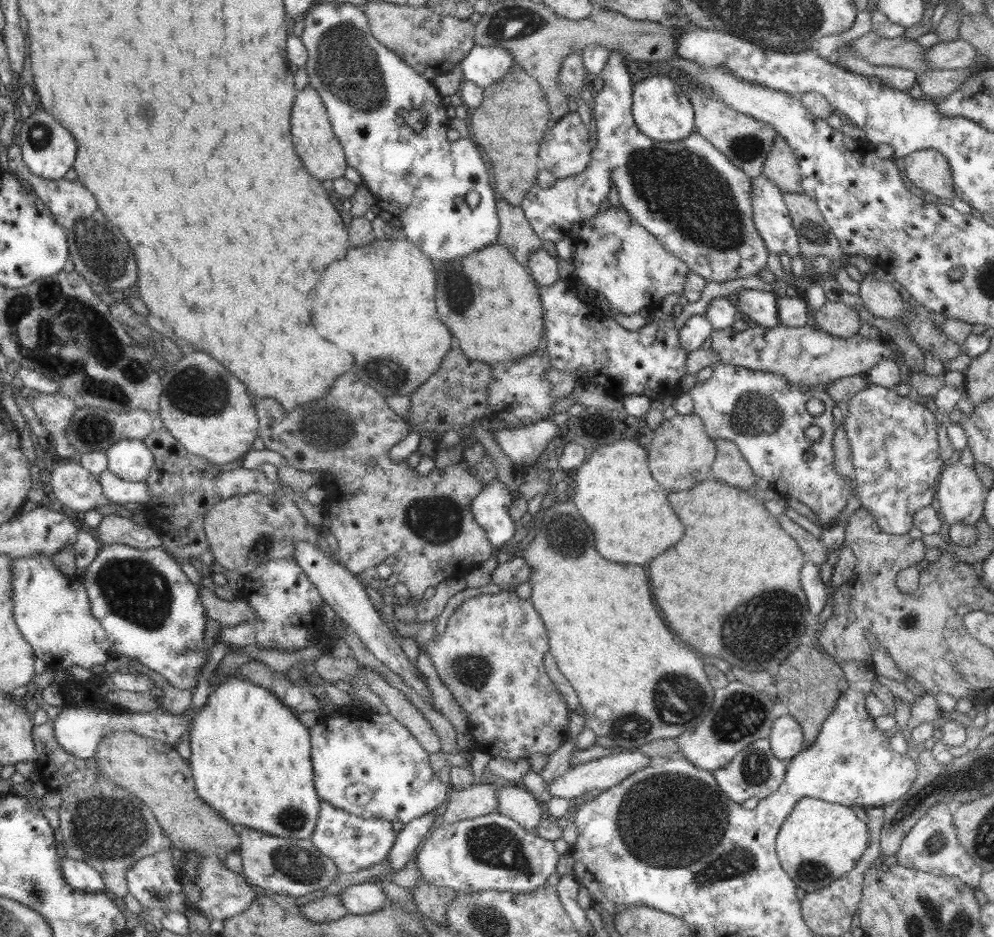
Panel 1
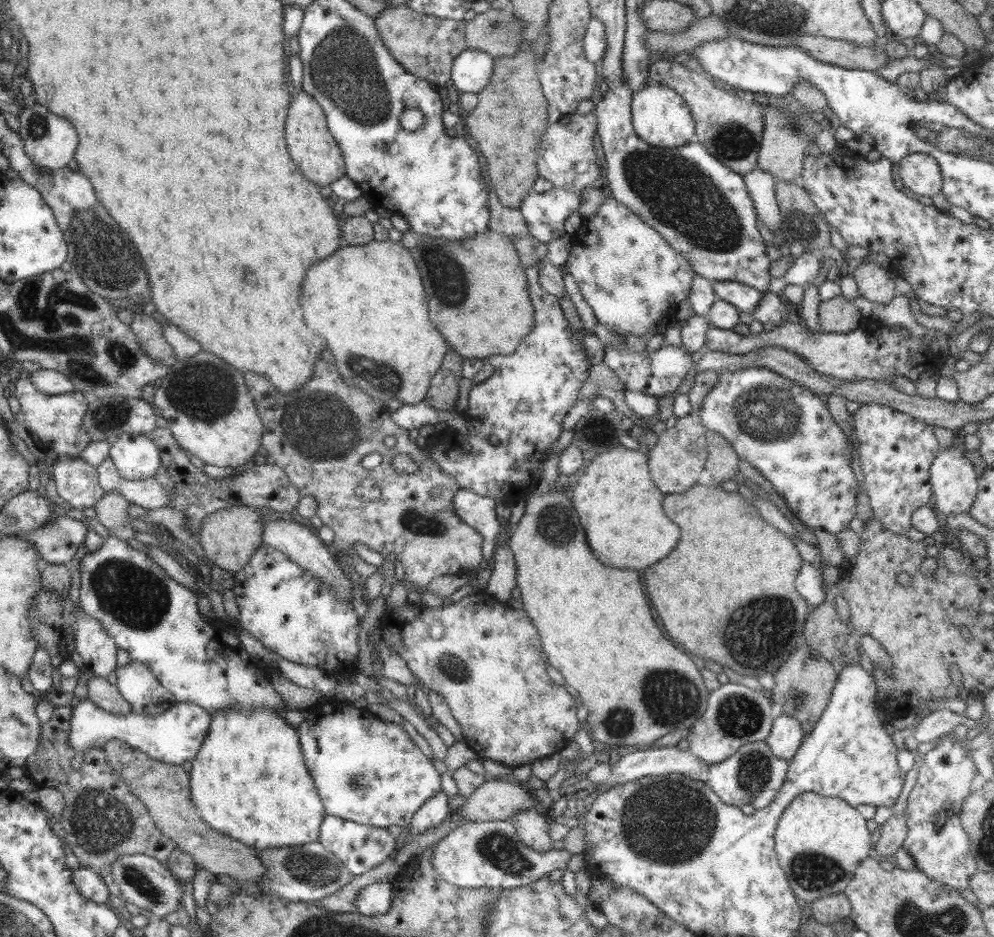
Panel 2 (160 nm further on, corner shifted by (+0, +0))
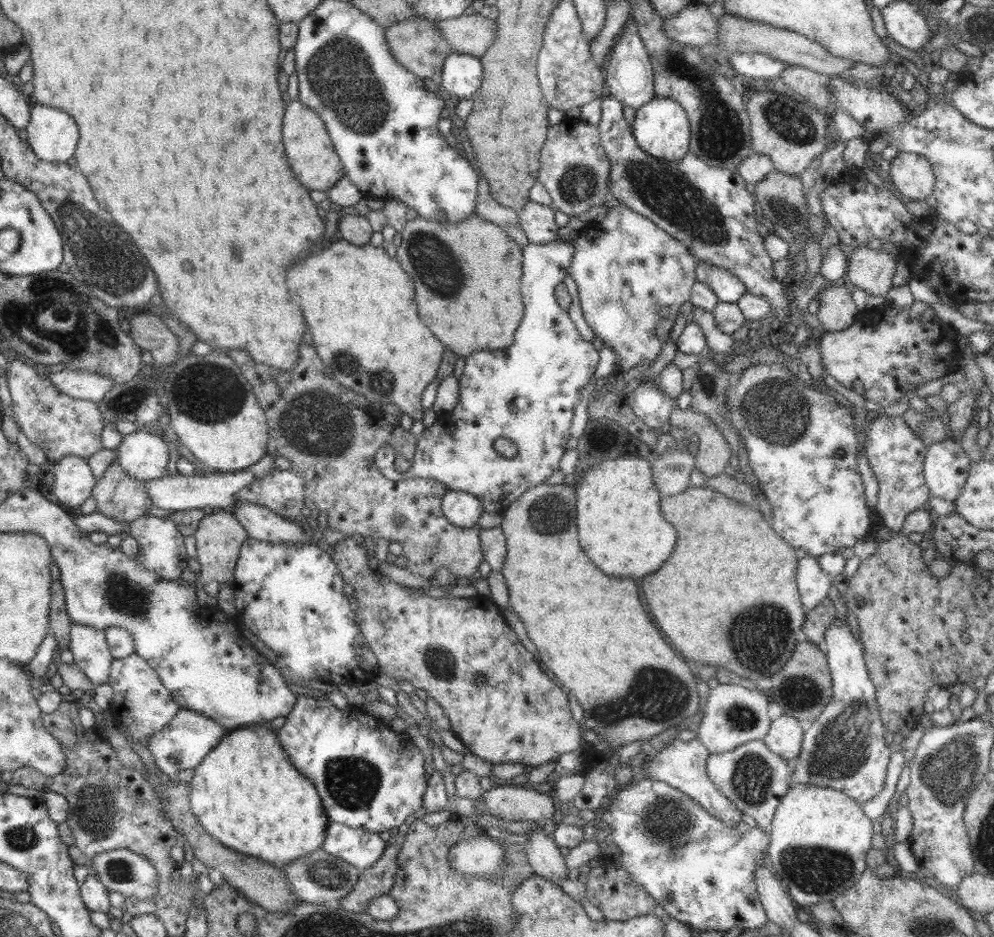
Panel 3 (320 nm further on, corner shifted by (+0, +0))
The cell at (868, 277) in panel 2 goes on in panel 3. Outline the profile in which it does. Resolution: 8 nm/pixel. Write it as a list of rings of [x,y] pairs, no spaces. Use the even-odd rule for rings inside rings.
[[[867,245],[853,248],[844,278],[845,284],[886,298],[894,289],[892,279],[897,259],[884,250],[872,249]]]

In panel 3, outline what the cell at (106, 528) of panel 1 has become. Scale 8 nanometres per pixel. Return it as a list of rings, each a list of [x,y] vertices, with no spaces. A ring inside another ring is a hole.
[[[115,457],[110,466],[104,471],[104,474],[96,480],[91,495],[97,502],[98,512],[108,515],[118,522],[134,522],[146,515],[148,509],[153,506],[152,499],[148,496],[144,482],[129,477],[118,464]]]

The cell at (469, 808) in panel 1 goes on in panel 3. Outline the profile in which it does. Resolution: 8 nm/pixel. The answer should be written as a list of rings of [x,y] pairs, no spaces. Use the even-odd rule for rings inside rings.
[[[516,784],[493,785],[482,794],[483,799],[490,814],[512,822],[549,822],[555,812],[554,796],[546,787],[526,789]]]

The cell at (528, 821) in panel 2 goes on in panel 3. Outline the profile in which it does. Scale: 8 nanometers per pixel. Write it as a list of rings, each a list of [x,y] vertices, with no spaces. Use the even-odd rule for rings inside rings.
[[[544,830],[527,835],[530,841],[526,841],[522,846],[534,874],[558,884],[563,878],[567,878],[569,870],[565,865],[565,858],[553,839],[548,837]]]

